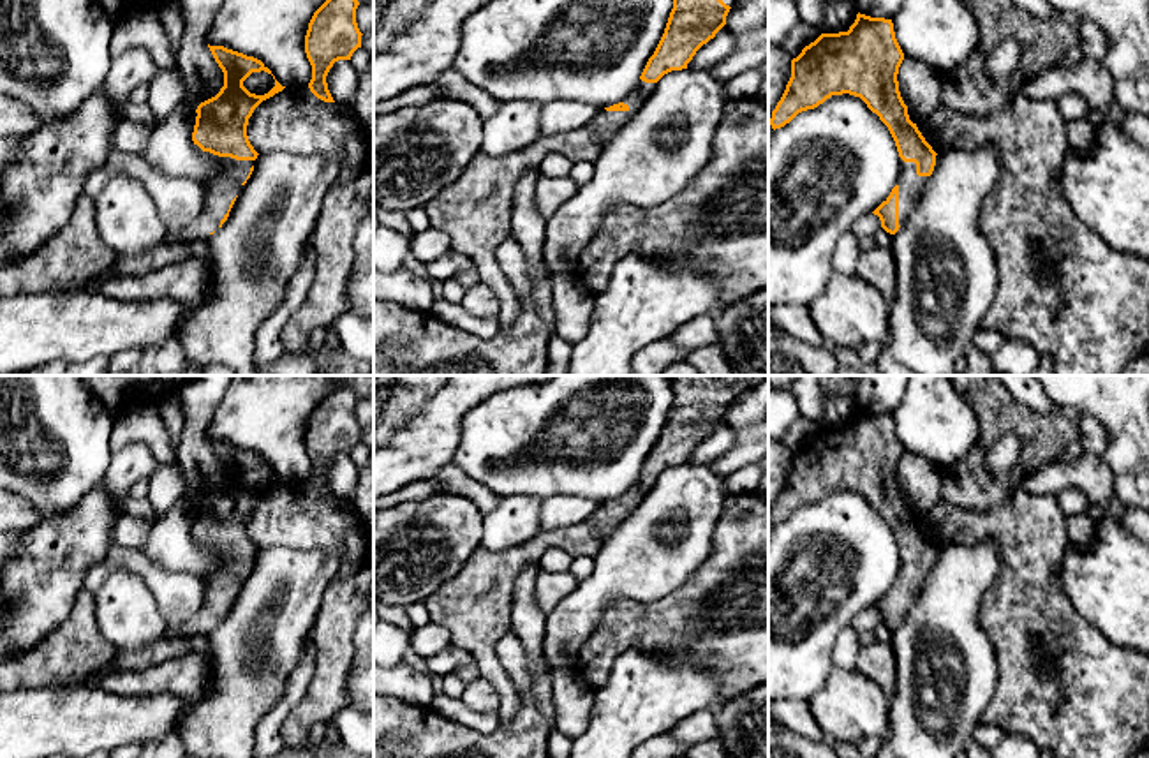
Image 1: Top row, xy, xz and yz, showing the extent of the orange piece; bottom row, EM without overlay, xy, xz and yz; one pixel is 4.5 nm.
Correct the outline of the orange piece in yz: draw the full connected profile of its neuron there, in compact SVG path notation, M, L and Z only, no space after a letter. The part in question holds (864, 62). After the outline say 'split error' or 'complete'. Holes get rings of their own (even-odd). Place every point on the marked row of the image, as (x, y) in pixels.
M858 12L848 32L821 33L791 60L791 78L770 118L775 130L832 95L860 97L888 127L901 157L897 185L872 212L890 234L902 227L925 190L938 155L909 120L901 97L897 74L902 60L892 19Z; split error

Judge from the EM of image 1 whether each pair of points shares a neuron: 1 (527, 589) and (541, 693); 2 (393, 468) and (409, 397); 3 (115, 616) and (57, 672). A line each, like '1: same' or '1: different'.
1: same
2: different
3: different

